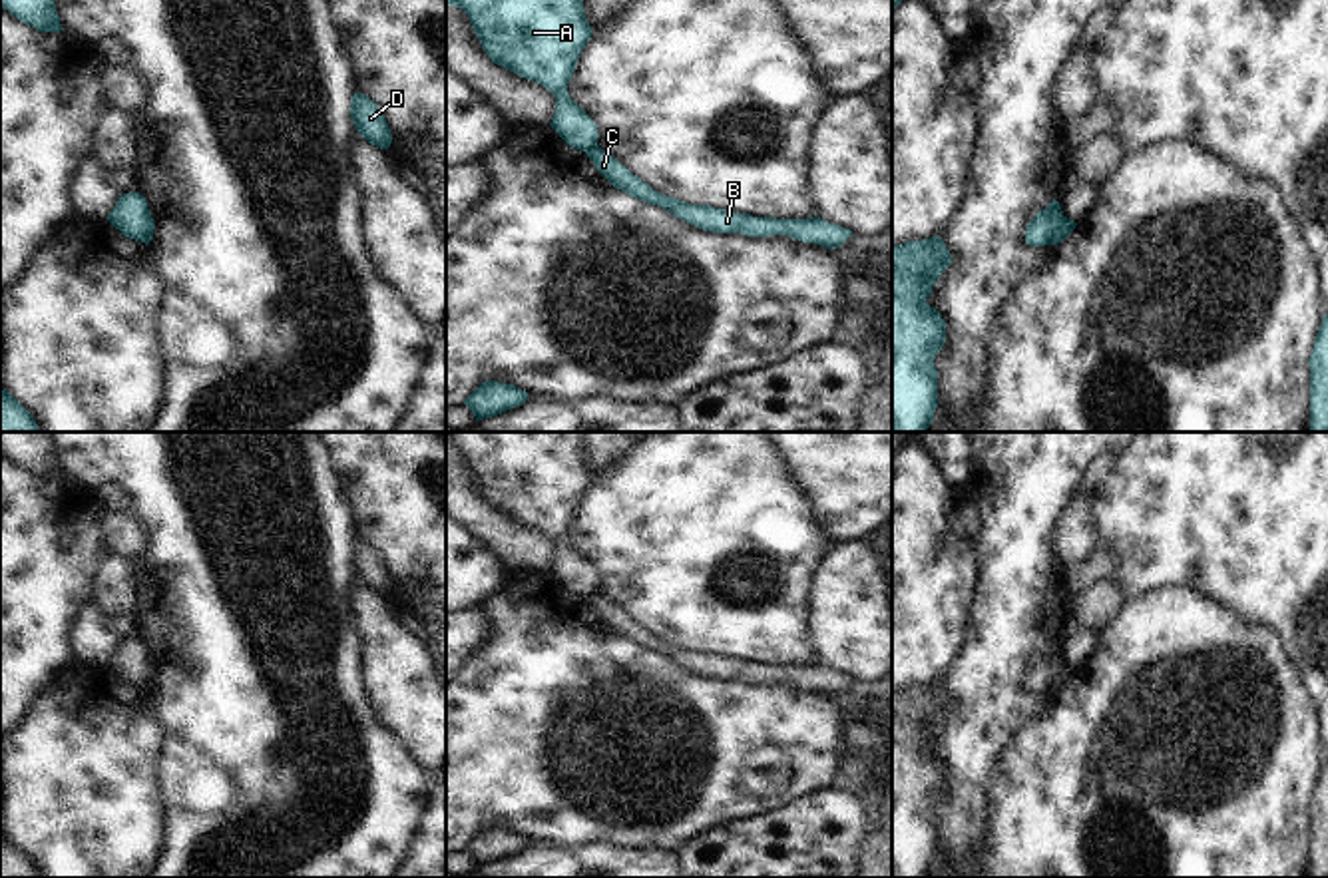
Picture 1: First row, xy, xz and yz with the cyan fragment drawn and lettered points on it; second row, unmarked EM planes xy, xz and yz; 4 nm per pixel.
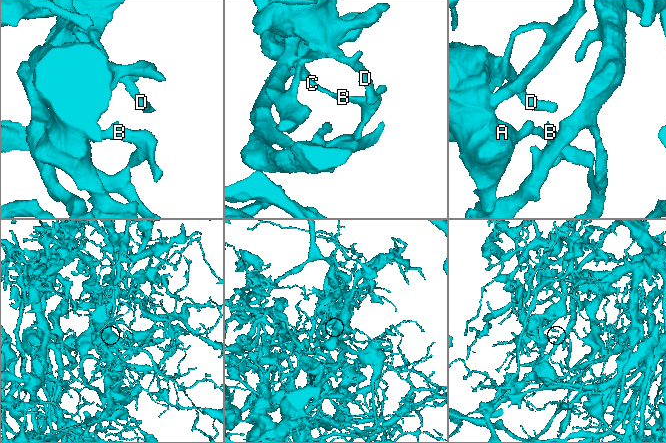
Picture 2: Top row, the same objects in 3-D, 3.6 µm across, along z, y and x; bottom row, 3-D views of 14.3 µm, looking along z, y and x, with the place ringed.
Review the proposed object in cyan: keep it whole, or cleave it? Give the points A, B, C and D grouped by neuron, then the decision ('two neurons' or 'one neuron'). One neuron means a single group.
groups A / B C D; two neurons

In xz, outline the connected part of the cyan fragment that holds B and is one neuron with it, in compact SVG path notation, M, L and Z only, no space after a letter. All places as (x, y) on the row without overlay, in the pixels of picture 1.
M591 591L587 603L593 607L595 615L615 633L627 641L645 647L647 651L659 651L671 657L675 663L711 677L711 679L741 679L747 683L771 683L788 681L794 687L816 689L828 693L830 697L844 691L848 683L854 683L850 675L828 669L820 663L808 665L775 665L775 663L753 663L749 659L735 659L731 655L715 655L711 651L691 651L675 643L667 643L627 613L623 613L611 599L603 597L599 591Z

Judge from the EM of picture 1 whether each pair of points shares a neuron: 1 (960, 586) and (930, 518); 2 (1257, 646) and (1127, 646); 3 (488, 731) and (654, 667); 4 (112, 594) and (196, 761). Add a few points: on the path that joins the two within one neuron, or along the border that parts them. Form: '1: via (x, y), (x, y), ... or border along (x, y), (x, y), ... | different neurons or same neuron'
1: via (944, 570), (930, 556), (930, 534) | same neuron
2: via (1225, 646), (1159, 646) | same neuron
3: via (530, 725), (560, 695), (574, 695), (612, 669) | same neuron
4: border along (138, 566), (136, 604), (130, 612) | different neurons

